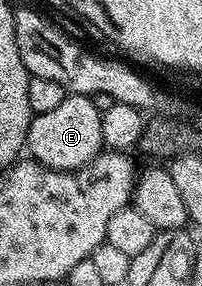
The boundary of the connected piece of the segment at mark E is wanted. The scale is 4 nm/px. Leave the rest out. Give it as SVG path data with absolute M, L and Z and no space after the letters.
M69 93L59 107L34 116L25 143L28 156L49 169L67 171L83 167L103 151L101 112L95 107L92 96Z

